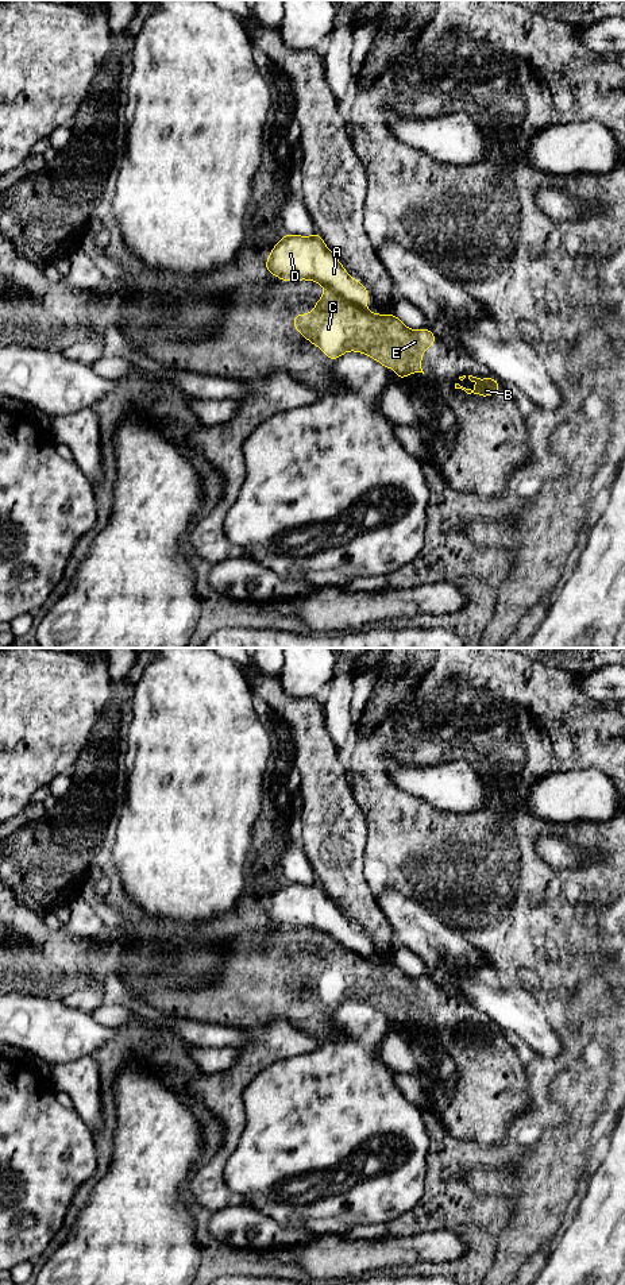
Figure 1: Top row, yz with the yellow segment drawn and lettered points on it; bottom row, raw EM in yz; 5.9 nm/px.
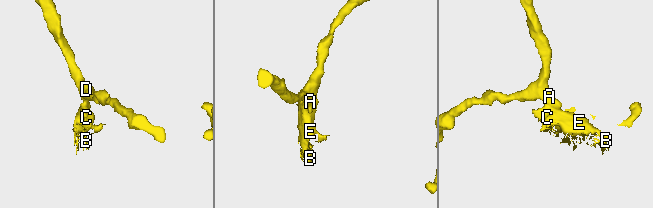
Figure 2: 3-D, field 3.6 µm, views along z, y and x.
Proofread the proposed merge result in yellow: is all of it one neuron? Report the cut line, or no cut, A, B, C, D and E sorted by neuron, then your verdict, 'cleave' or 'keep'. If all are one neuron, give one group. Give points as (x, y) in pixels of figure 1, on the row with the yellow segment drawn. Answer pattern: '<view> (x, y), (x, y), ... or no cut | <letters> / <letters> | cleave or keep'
yz (325, 285), (346, 300), (363, 305) | A D / B C E | cleave

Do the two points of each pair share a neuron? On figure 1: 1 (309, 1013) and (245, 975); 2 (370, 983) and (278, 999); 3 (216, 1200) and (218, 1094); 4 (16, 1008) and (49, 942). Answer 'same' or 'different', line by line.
1: same
2: same
3: same
4: different

